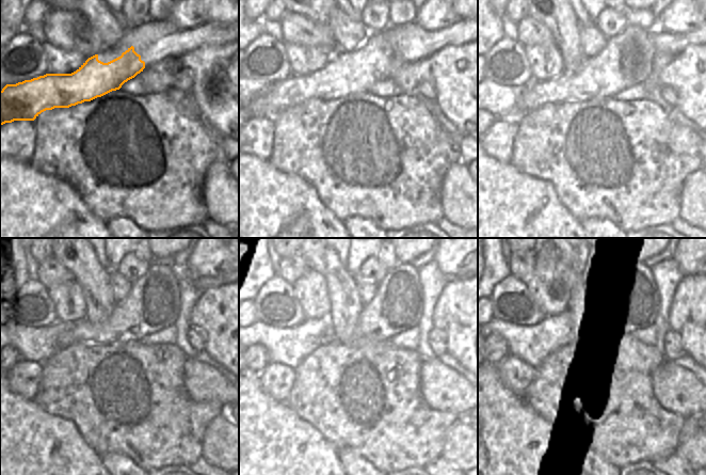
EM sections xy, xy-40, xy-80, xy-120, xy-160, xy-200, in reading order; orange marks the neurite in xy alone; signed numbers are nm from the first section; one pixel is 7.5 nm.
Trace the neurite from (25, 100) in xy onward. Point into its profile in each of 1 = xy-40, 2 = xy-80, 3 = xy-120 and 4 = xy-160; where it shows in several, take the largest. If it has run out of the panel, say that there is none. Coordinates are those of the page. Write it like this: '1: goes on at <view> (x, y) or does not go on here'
1: goes on at xy-40 (379, 62)
2: goes on at xy-80 (626, 61)
3: goes on at xy-120 (153, 304)
4: goes on at xy-160 (397, 305)

